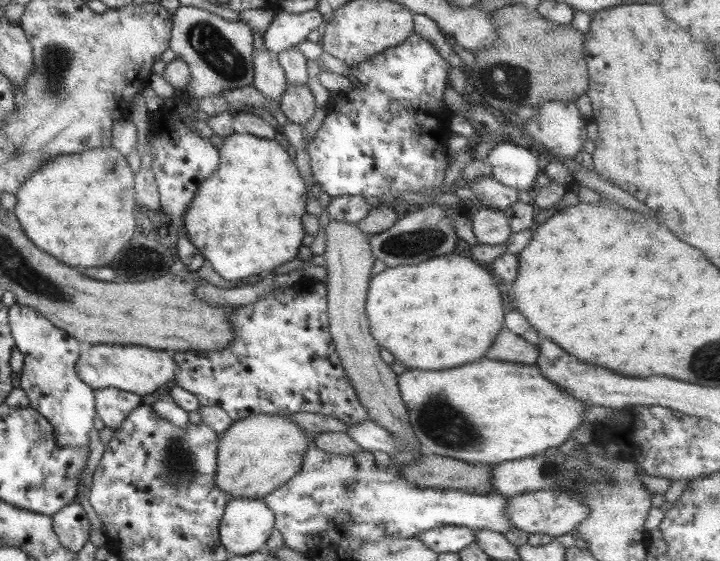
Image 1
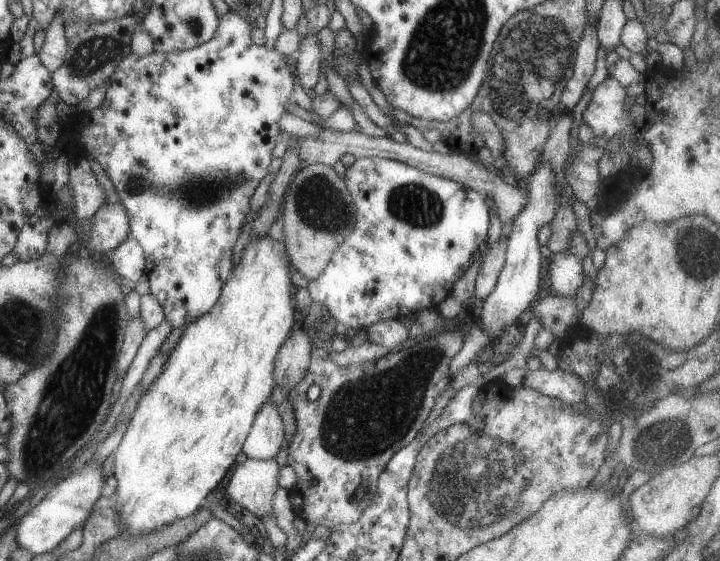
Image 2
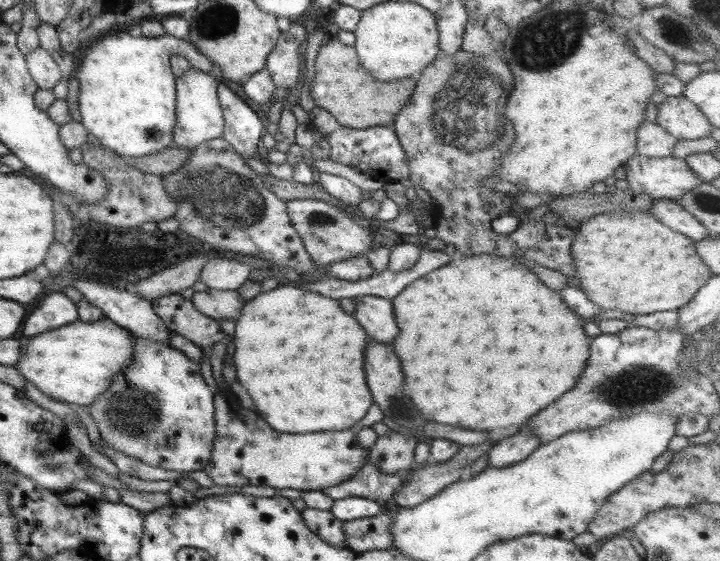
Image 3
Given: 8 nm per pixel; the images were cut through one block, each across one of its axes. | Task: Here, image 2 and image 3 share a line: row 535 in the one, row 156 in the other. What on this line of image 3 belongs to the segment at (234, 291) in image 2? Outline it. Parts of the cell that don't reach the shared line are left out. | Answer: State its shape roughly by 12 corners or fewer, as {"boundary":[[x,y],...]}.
{"boundary":[[110,31],[75,77],[80,123],[122,158],[171,146],[189,42]]}

